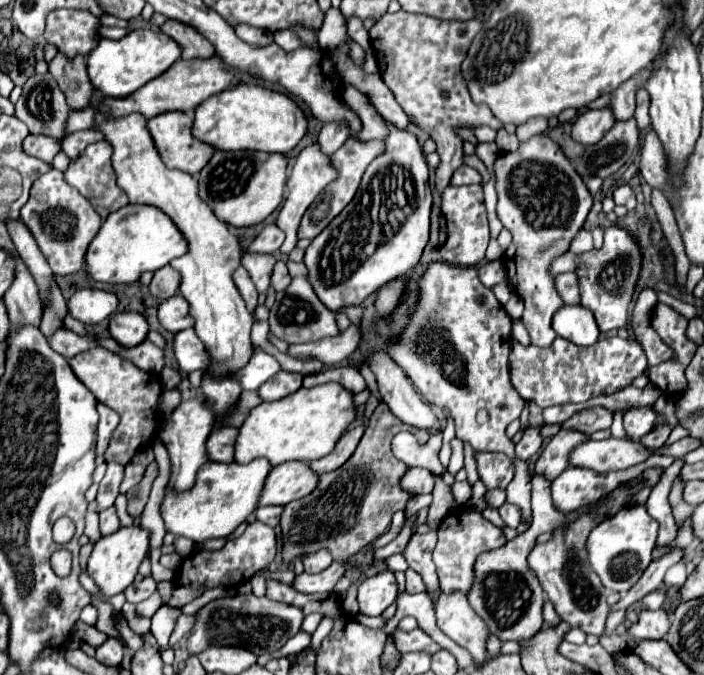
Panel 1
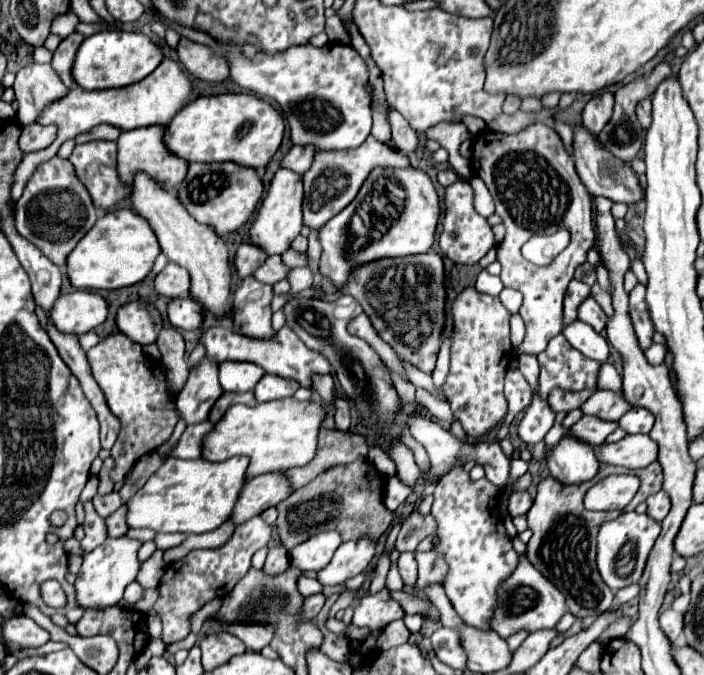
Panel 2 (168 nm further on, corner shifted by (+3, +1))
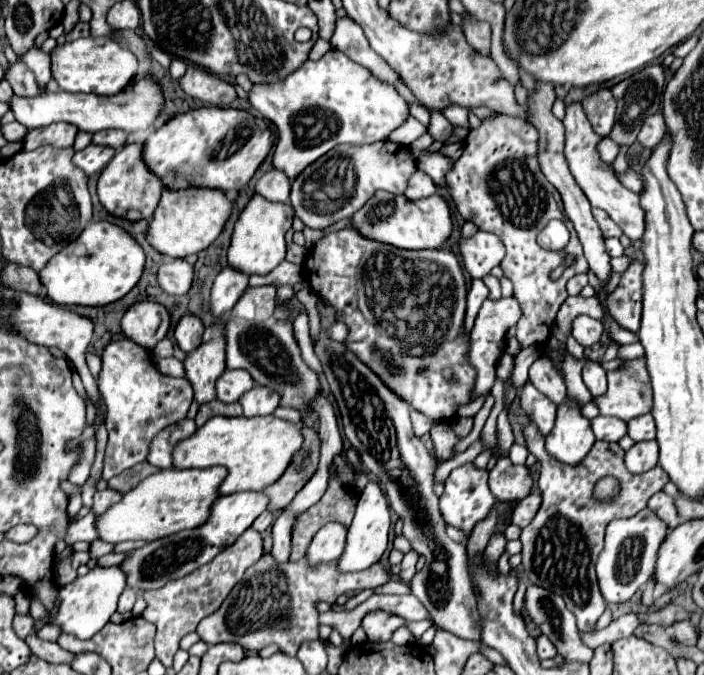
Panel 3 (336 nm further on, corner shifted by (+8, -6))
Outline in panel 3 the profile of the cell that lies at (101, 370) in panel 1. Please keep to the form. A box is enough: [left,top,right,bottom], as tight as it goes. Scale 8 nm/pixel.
[98,339,192,479]

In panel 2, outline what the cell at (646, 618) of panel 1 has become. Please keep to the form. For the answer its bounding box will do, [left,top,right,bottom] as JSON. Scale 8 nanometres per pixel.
[659,610,683,642]

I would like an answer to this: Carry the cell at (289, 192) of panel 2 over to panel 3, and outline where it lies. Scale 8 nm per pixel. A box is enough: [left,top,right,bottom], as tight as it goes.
[228,195,294,275]

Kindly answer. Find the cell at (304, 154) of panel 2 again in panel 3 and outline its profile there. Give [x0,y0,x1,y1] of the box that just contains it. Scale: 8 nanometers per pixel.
[256,169,290,201]

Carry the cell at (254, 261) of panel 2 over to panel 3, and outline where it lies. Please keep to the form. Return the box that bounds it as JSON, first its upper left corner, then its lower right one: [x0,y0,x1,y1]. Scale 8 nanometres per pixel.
[210,267,250,315]

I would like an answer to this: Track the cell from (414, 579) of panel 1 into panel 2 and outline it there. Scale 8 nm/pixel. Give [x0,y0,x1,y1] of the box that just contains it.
[399,552,417,588]

